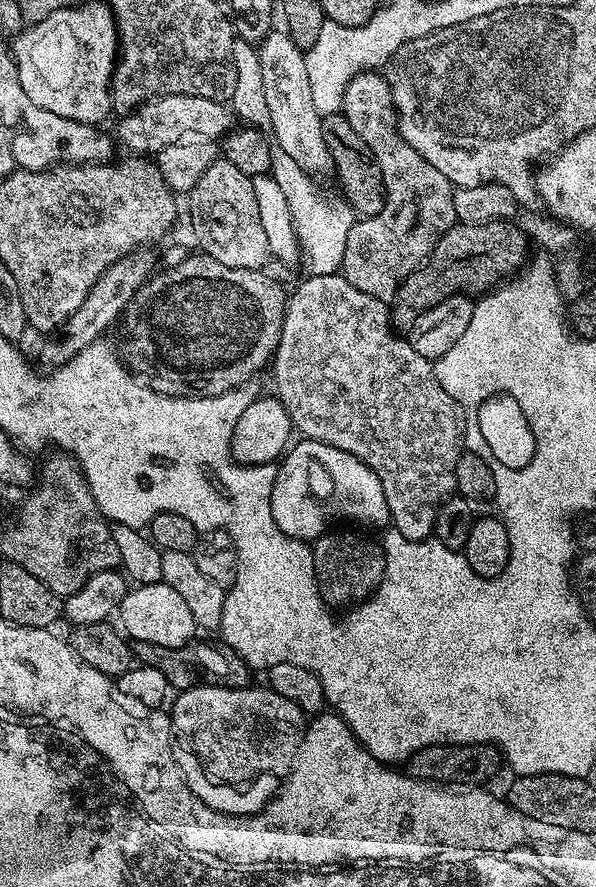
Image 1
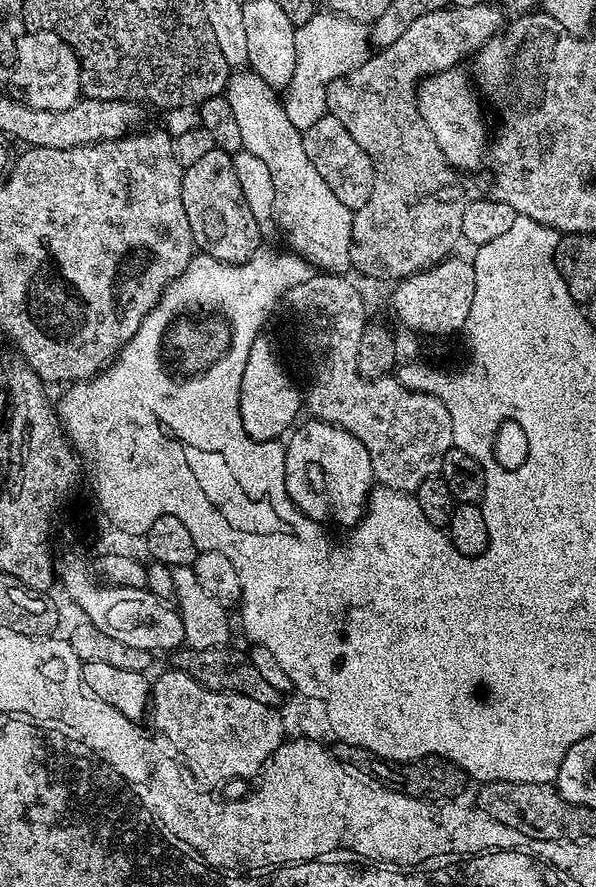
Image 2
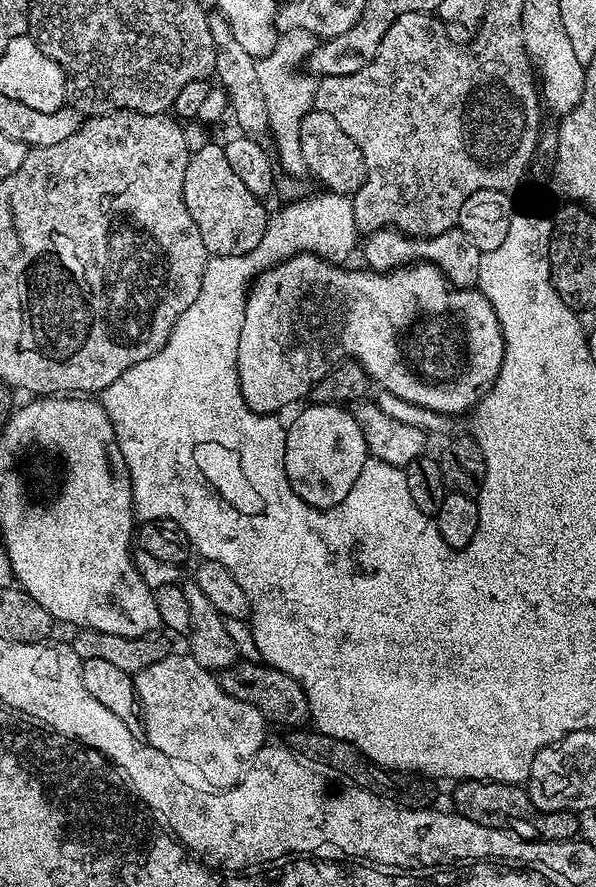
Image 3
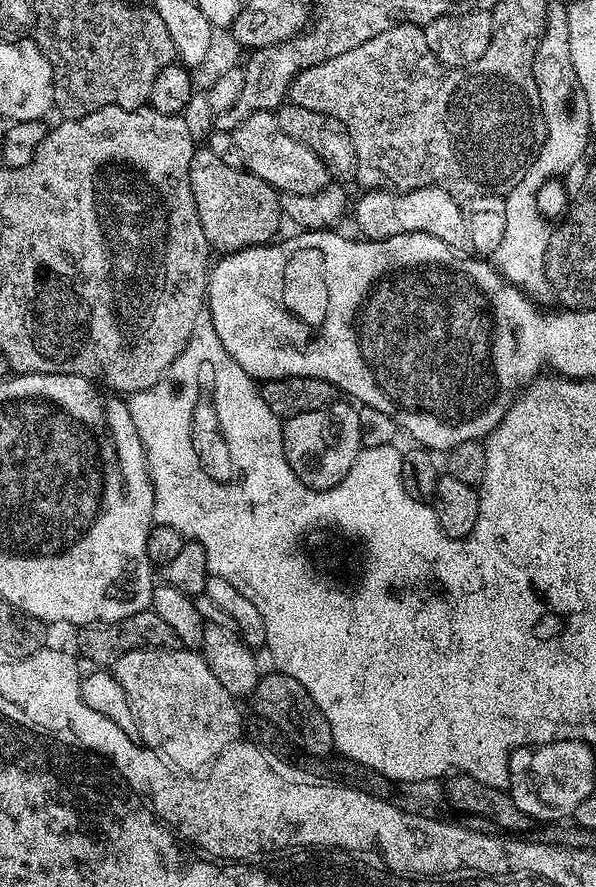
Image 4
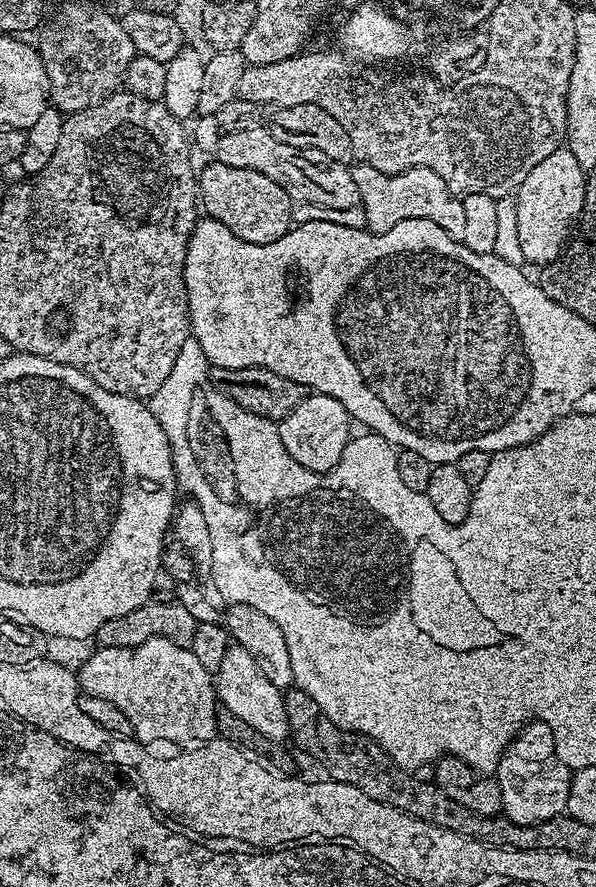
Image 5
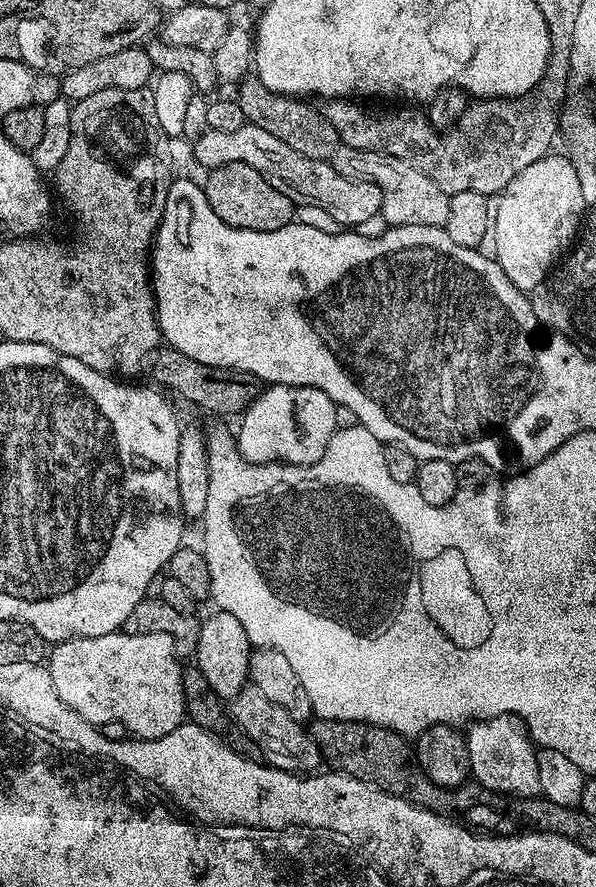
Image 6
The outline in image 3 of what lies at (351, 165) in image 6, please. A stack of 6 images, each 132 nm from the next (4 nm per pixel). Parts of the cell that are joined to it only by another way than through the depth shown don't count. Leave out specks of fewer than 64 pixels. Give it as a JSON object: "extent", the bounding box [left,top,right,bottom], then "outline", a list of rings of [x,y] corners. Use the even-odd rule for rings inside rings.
{"extent":[362,227,482,290],"outline":[[[459,227],[427,238],[413,238],[396,231],[395,228],[383,228],[381,232],[371,233],[363,241],[362,252],[363,248],[364,260],[368,263],[365,265],[369,269],[391,270],[411,265],[413,262],[427,262],[439,269],[449,284],[457,289],[472,290],[476,288],[478,266],[480,265],[482,253],[478,250],[478,246],[474,246],[474,242],[470,242],[470,238],[466,233],[460,231]]]}

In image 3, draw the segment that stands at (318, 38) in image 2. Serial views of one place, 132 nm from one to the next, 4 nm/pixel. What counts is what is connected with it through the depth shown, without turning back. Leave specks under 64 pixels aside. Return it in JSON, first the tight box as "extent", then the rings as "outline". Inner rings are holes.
{"extent":[255,30,317,176],"outline":[[[290,30],[281,33],[275,48],[269,56],[259,57],[255,69],[258,72],[259,86],[266,101],[268,127],[274,136],[276,150],[280,154],[279,169],[292,176],[305,175],[308,167],[302,156],[301,124],[310,111],[315,109],[317,79],[308,76],[293,76],[292,72],[315,51],[317,39],[306,30]]]}

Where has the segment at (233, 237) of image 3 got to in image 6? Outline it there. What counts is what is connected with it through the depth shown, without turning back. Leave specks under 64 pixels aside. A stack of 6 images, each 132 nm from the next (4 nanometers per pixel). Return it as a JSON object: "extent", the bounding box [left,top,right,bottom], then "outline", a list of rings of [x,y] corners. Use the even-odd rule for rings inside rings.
{"extent":[202,162,297,230],"outline":[[[226,162],[226,166],[218,166],[207,173],[202,180],[202,187],[214,214],[235,228],[242,230],[282,230],[282,226],[293,223],[297,205],[293,204],[282,190],[270,186],[270,182],[254,166],[246,166],[246,162]]]}

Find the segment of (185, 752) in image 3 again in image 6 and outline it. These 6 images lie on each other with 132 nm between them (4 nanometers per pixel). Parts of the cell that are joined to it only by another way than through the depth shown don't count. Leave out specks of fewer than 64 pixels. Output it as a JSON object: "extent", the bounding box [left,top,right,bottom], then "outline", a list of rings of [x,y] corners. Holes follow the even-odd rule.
{"extent":[46,630,185,740],"outline":[[[121,630],[110,634],[102,634],[101,636],[74,636],[70,640],[59,641],[53,648],[56,649],[53,652],[51,649],[50,655],[46,660],[46,667],[52,676],[54,690],[67,708],[76,712],[88,723],[99,726],[106,722],[122,722],[122,726],[126,726],[133,737],[142,740],[157,740],[166,734],[170,734],[179,724],[185,723],[184,668],[182,667],[181,657],[176,655],[176,644],[170,638],[170,634],[130,634]]]}

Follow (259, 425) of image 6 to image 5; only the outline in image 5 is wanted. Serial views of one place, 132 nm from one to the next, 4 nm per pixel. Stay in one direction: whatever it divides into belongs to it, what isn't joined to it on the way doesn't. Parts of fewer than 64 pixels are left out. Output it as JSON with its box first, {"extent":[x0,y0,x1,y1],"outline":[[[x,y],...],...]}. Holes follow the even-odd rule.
{"extent":[279,394,350,472],"outline":[[[308,394],[302,402],[298,402],[296,409],[279,421],[282,446],[306,470],[311,472],[329,472],[342,458],[342,450],[346,450],[350,437],[347,434],[349,415],[347,410],[329,396]]]}

